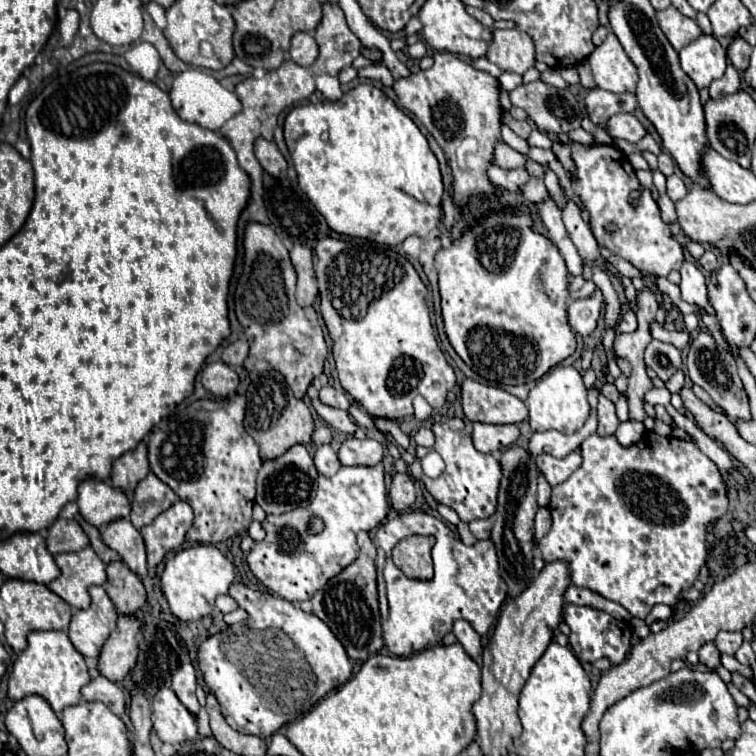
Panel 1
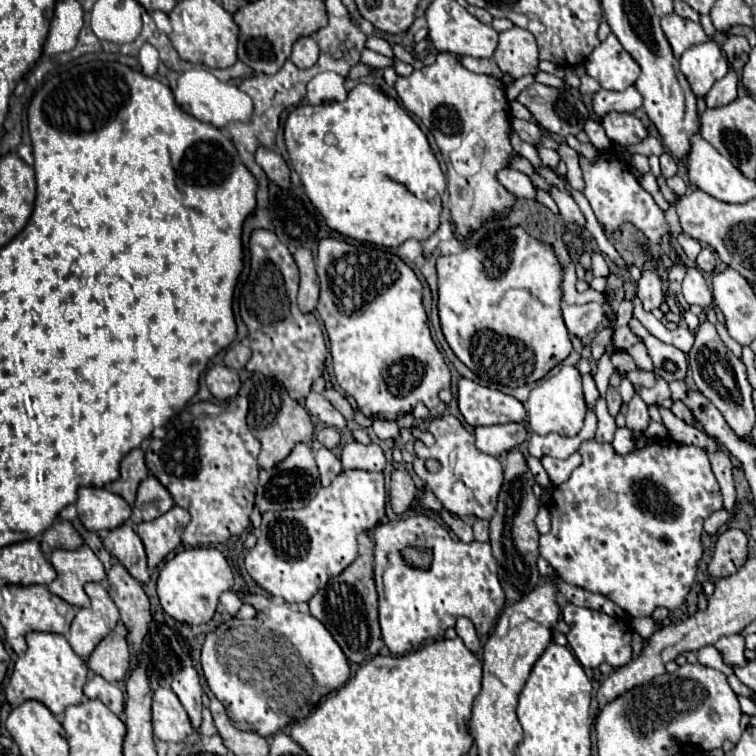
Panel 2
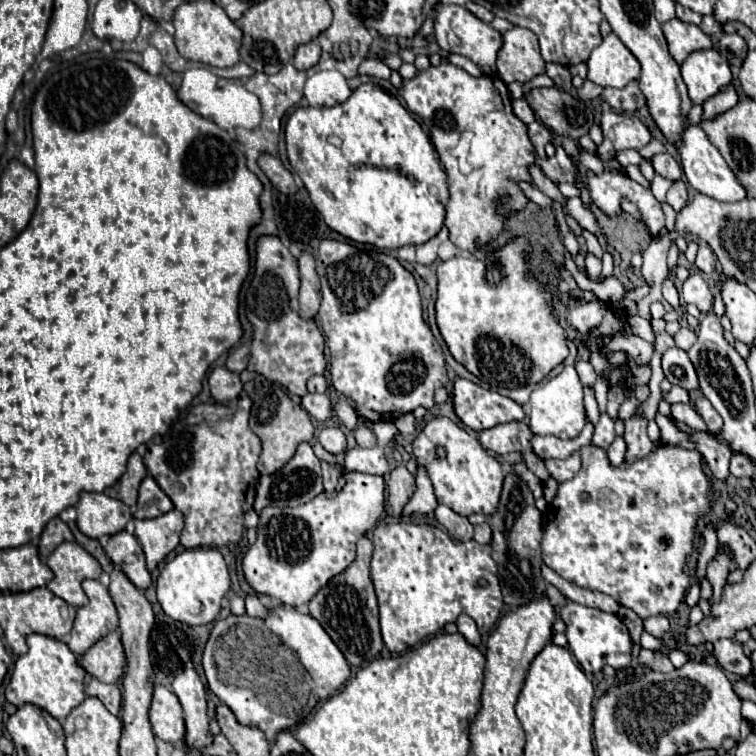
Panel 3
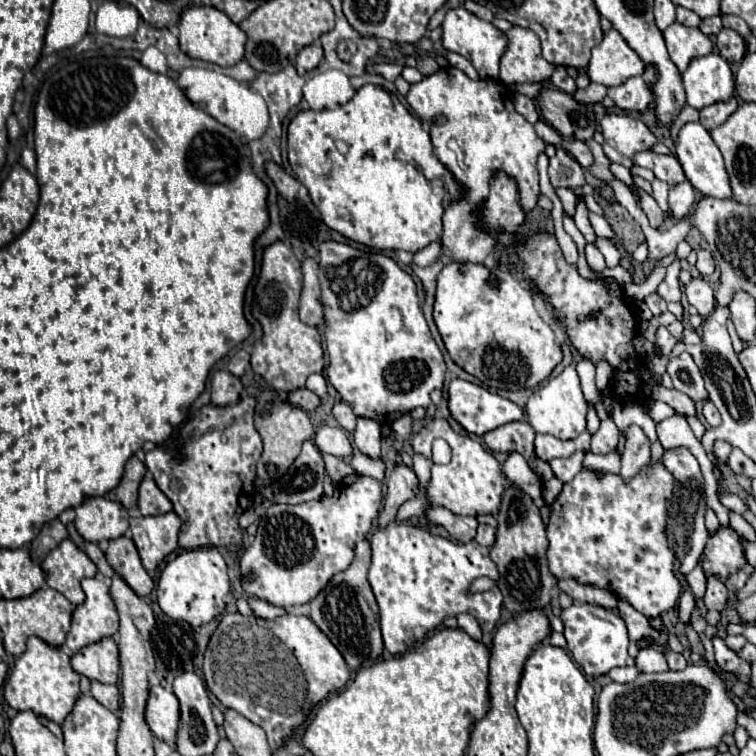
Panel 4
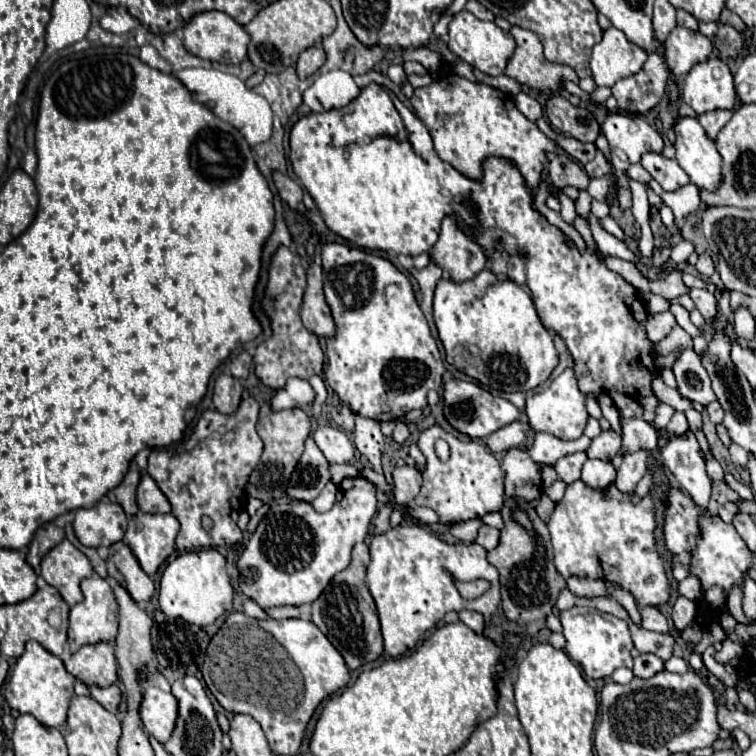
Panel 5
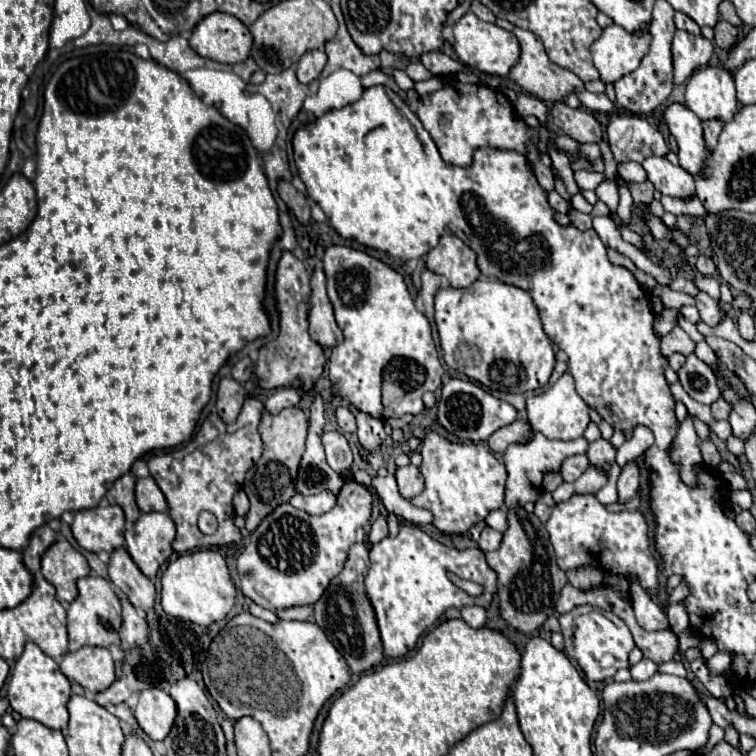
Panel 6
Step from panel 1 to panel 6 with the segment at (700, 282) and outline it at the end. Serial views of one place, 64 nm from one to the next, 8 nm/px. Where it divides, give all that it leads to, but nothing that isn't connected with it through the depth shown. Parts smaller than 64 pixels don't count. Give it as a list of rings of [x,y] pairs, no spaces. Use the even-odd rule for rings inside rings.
[[[698,292],[696,294],[696,308],[702,316],[702,322],[706,322],[708,326],[716,326],[722,318],[718,302],[714,298],[710,298],[706,292]]]

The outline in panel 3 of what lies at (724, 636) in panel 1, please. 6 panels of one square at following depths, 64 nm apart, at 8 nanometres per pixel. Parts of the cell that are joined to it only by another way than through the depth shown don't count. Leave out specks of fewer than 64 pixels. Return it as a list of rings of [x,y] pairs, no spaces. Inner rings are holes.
[[[722,638],[714,644],[714,654],[720,662],[720,666],[736,676],[746,676],[752,668],[750,658],[742,652],[742,646],[730,638]]]

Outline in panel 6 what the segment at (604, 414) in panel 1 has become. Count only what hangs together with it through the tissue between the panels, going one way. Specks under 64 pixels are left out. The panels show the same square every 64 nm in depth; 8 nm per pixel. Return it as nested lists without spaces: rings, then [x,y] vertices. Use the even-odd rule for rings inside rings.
[[[598,438],[596,442],[592,442],[592,444],[590,444],[590,448],[588,448],[588,454],[586,454],[586,456],[590,458],[590,462],[592,462],[592,464],[606,468],[608,464],[612,464],[612,462],[614,462],[616,448],[612,446],[612,442],[610,442],[610,440],[606,440],[606,438]]]

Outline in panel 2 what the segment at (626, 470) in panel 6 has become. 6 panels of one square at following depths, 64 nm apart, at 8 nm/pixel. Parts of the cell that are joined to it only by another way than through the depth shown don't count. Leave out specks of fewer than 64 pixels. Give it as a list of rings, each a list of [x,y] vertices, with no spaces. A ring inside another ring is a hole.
[[[634,384],[634,396],[628,402],[628,412],[626,412],[626,426],[634,428],[634,430],[646,430],[650,416],[648,416],[644,400],[638,396],[638,390],[640,390],[640,386]]]

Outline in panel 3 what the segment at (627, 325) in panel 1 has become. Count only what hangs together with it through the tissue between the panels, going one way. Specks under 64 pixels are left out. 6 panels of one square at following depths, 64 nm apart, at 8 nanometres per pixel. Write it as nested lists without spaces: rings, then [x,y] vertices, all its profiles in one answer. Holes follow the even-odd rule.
[[[634,315],[628,319],[628,323],[631,325],[631,331],[634,335],[640,336],[640,338],[654,344],[654,332],[652,332],[652,327],[648,320],[639,315]],[[668,348],[662,354],[662,370],[664,370],[664,376],[670,380],[670,384],[682,386],[686,390],[698,388],[696,370],[694,370],[694,366],[692,366],[692,362],[684,350]]]

